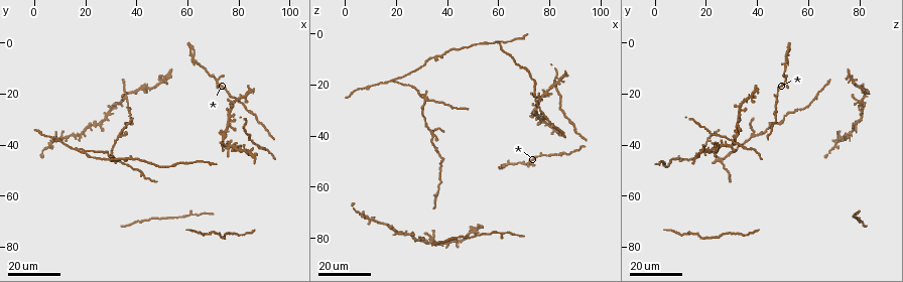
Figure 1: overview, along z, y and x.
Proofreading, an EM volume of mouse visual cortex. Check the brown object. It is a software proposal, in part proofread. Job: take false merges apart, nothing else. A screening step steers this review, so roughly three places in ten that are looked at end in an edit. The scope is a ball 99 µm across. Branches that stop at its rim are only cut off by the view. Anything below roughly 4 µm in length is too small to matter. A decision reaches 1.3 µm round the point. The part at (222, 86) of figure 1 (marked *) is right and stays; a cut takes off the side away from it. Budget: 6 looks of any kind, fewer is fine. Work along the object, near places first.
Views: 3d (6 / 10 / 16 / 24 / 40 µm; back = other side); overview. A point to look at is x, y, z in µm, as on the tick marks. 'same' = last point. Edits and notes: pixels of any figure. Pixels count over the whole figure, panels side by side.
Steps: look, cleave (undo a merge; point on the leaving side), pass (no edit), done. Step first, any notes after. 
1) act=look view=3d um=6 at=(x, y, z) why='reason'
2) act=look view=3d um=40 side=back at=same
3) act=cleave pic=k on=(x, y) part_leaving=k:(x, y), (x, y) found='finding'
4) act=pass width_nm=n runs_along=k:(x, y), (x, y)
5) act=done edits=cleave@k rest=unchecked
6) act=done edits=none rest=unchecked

act=look view=3d um=24 at=(62, 7, 52) why='a narrow waist'

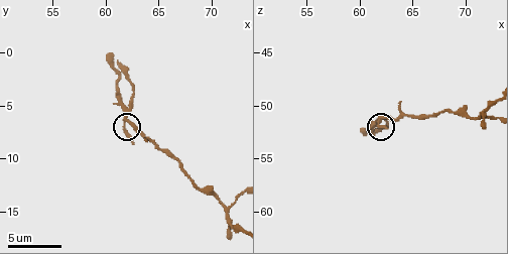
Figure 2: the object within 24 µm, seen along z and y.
act=look view=3d um=6 at=(62.2, 6.6, 51.0)

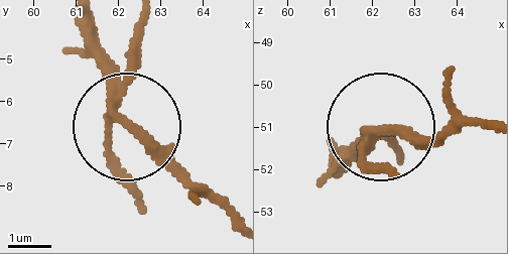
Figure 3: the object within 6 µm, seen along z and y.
act=cleave pic=3 on=(135, 28) part_leaving=3:(121, 93), (136, 20) found='two cells meet here'

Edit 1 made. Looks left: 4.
act=look view=3d um=16 at=(16, 42, 18) why='a fork'

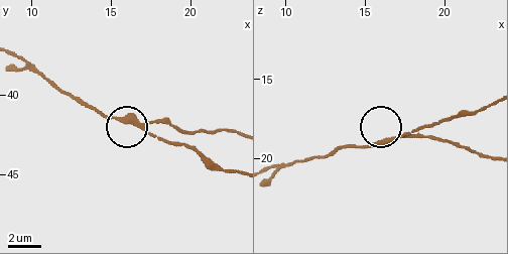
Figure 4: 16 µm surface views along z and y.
act=look view=3d um=10 at=(17.1, 42.2, 18.6)

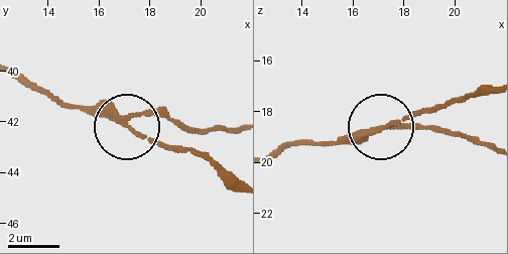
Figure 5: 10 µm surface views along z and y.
act=cleave pic=5 on=(165, 116) side_arm_um=22 arms=3 found='a second cell is stuck on'

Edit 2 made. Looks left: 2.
act=look view=3d um=16 at=(76, 41, 25) why='thin arm on a thick one'

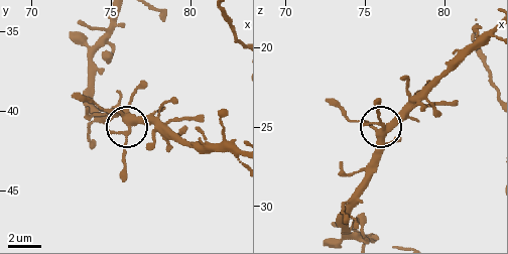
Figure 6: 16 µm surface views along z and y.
act=look view=3d um=10 at=(76.3, 40.8, 25.2) why='closer look'

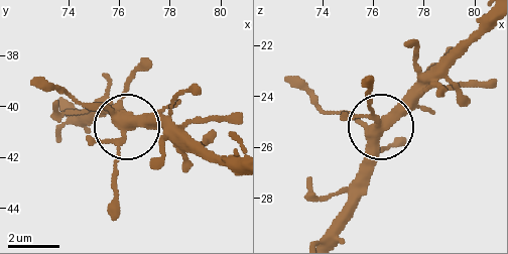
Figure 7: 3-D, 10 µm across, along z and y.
act=pass width_nm=380 runs_along=7:(332, 231), (366, 146), (381, 129), (371, 112), (371, 90) found='all the same cell'

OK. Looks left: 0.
act=done edits=cleave@3,cleave@5 rest=unchecked

